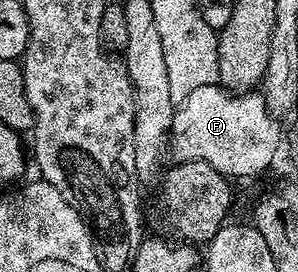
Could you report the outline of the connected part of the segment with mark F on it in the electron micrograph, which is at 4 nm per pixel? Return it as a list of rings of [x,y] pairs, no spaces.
[[[219,83],[201,85],[201,89],[193,89],[189,97],[178,104],[177,114],[173,117],[169,151],[181,163],[189,161],[205,161],[205,165],[213,165],[223,175],[255,175],[258,171],[267,171],[271,166],[274,154],[280,149],[281,127],[267,108],[262,94],[232,93]]]

